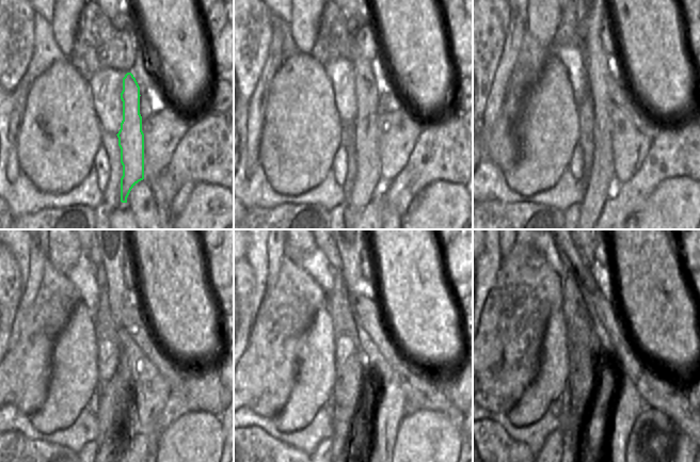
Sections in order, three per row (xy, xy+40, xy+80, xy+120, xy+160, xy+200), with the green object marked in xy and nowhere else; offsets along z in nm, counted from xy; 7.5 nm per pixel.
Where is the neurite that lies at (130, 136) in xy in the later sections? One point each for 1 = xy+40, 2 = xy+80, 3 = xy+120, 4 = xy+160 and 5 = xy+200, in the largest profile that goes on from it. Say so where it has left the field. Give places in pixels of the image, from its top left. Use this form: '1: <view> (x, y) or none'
1: xy+40 (368, 86)
2: xy+80 (591, 12)
3: xy+120 (116, 257)
4: xy+160 (354, 252)
5: xy+200 (597, 275)

